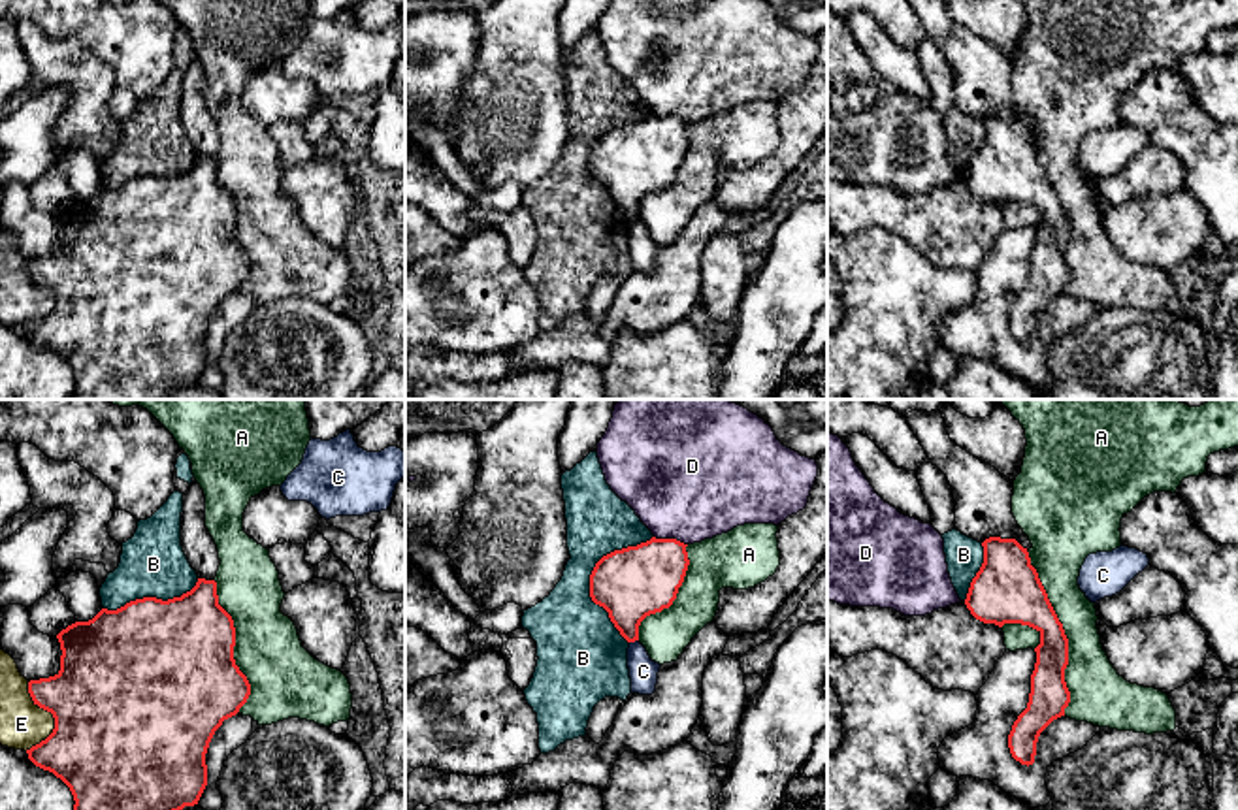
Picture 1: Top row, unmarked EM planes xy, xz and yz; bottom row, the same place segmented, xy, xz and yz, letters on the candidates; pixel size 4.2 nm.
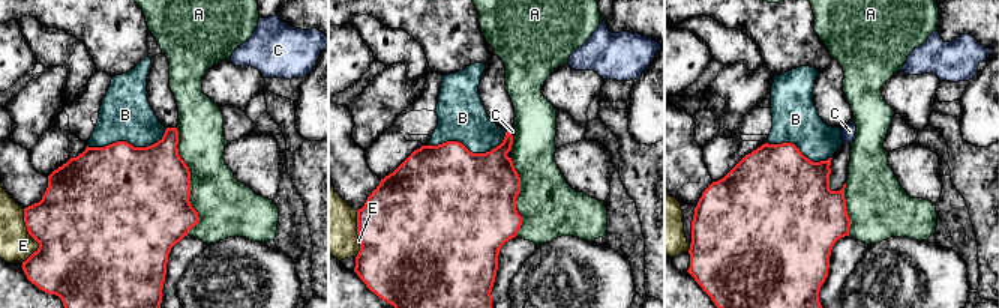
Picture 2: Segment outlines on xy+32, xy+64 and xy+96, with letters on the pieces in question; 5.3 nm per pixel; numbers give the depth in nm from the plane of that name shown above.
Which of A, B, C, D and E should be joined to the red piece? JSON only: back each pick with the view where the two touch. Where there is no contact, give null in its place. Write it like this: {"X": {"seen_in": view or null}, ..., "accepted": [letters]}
{"accepted": []}

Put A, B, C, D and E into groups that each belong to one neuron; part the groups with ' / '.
A / B / C / D / E

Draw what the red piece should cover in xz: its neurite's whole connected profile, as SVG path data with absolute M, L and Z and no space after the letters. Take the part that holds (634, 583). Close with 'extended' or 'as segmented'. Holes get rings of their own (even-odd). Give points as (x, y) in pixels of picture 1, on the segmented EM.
M656 539L603 556L590 575L590 597L609 612L627 642L639 640L641 622L676 599L690 559L684 543Z; as segmented

